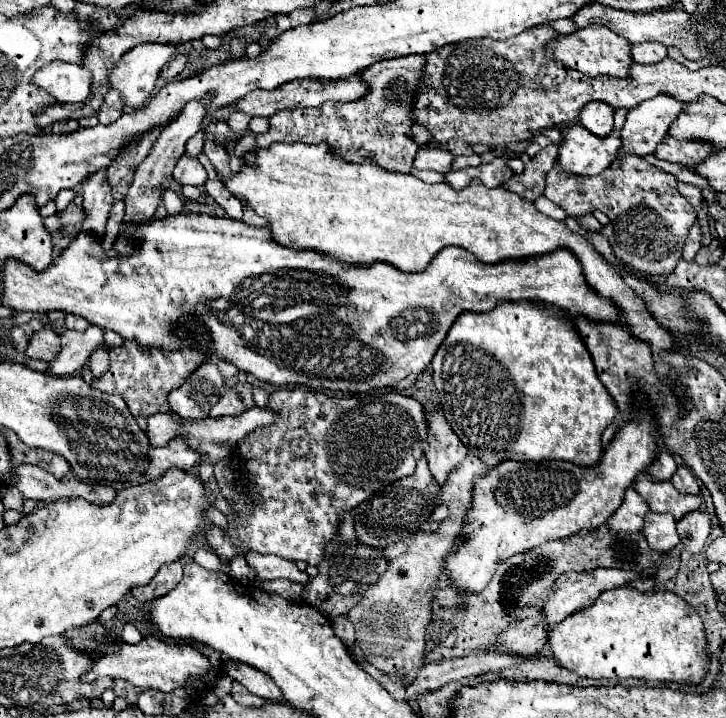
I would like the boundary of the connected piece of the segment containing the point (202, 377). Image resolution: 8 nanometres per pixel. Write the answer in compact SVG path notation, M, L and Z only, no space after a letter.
M207 361L179 389L169 393L169 405L183 419L205 419L223 395L223 387L225 379L215 361Z

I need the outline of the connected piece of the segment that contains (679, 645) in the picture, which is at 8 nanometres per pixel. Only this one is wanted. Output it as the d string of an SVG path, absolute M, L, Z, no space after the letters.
M631 587L607 589L589 607L551 627L547 649L559 667L595 679L639 677L699 683L707 669L703 623L693 607L669 591L649 595Z

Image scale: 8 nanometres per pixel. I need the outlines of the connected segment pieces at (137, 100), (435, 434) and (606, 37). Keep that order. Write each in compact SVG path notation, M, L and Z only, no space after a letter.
M143 43L133 47L131 51L127 51L121 61L115 65L115 69L111 71L109 79L111 79L111 87L119 89L123 95L123 101L127 107L133 109L141 109L145 107L145 103L151 99L151 91L155 89L155 81L157 75L161 73L161 69L173 61L173 57L177 55L177 45L161 45L161 43Z
M433 413L427 419L427 423L429 423L429 439L423 443L423 453L429 461L431 473L443 485L447 473L465 459L467 447L459 441L459 437L453 433L443 415Z
M583 27L577 33L561 35L559 39L551 41L551 47L547 47L545 55L591 77L599 77L599 75L627 77L627 71L633 65L631 43L627 43L627 39L621 39L621 35L615 35L609 27Z

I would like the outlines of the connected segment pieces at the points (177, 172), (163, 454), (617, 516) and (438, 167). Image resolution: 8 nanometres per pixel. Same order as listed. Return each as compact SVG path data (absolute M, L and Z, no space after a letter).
M183 155L173 169L173 179L179 185L203 187L207 183L207 171L203 169L203 165L197 159L191 159L191 157Z
M179 435L179 439L171 439L167 447L149 451L151 463L147 469L147 477L161 477L169 467L191 469L201 459L203 457L193 447L187 447L187 441L183 439L183 435Z
M629 487L625 491L625 499L621 503L621 507L609 517L607 525L615 531L627 531L627 533L635 533L643 529L643 517L649 513L647 503L637 495L637 491L633 487Z
M421 147L421 151L416 154L413 160L413 167L415 169L431 169L431 171L439 171L439 173L449 173L451 171L451 161L453 161L453 155L445 149Z

